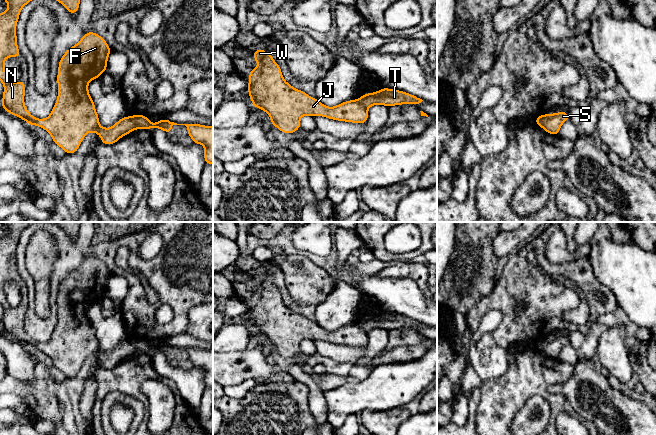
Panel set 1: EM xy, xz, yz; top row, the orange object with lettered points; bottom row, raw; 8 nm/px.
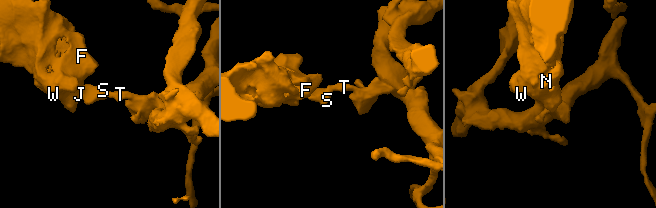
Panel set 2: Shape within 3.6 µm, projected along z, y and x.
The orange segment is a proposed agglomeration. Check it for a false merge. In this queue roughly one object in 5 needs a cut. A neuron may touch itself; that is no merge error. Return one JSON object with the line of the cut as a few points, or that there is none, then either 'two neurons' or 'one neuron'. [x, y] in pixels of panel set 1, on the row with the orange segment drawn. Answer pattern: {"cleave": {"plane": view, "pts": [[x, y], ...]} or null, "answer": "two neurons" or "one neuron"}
{"cleave": {"plane": "yz", "pts": [[550, 114], [541, 126]]}, "answer": "two neurons"}

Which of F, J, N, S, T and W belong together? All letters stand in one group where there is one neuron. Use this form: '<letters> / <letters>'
F J N S W / T

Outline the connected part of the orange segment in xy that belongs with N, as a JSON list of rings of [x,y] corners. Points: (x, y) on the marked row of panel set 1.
[[[31,0],[4,1],[9,4],[9,8],[0,14],[0,81],[4,85],[1,105],[8,113],[30,125],[45,129],[66,154],[75,153],[88,132],[99,134],[102,143],[111,145],[139,128],[133,116],[121,118],[111,128],[99,125],[95,104],[88,92],[88,83],[98,79],[107,70],[107,59],[112,50],[95,32],[87,32],[60,59],[58,97],[49,117],[33,117],[24,104],[23,79],[11,83],[4,67],[6,58],[21,55],[17,47],[16,25],[21,9]]]

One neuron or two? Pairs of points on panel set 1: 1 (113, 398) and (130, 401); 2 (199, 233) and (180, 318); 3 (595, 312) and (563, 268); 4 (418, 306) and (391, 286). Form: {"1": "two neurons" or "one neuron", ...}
{"1": "one neuron", "2": "one neuron", "3": "one neuron", "4": "one neuron"}

